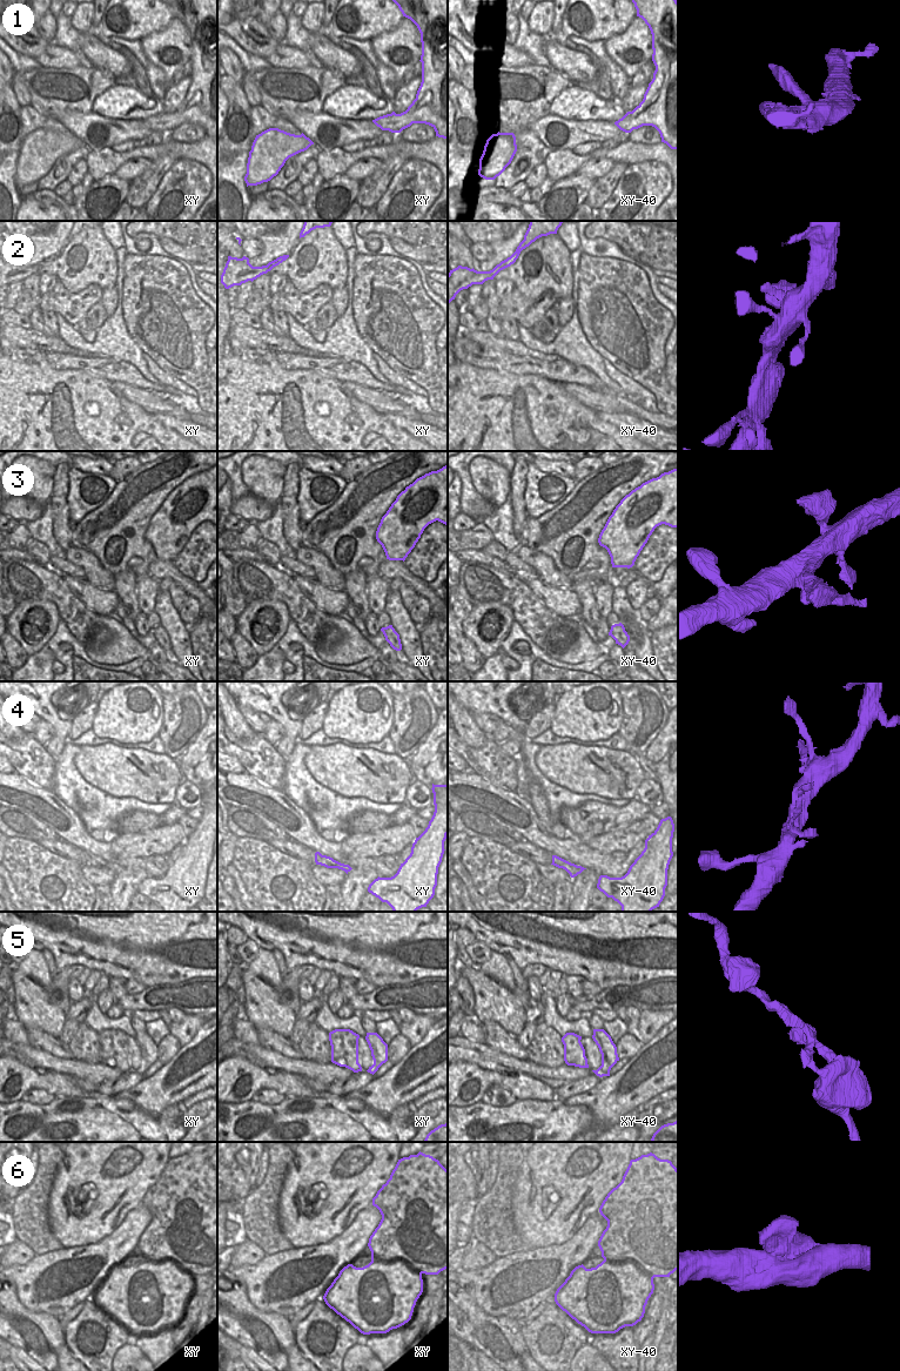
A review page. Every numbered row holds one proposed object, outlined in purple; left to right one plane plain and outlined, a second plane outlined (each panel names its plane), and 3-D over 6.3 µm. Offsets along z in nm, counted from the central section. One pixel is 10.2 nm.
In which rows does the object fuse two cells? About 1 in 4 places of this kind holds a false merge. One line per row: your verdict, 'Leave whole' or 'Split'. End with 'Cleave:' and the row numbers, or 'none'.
1: Leave whole
2: Leave whole
3: Split
4: Split
5: Leave whole
6: Leave whole
Cleave: 3, 4.

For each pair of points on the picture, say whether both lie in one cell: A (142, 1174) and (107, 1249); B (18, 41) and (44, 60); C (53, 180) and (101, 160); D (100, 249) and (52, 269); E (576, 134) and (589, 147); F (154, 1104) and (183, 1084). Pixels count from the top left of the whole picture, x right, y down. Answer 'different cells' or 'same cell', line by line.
A: different cells
B: different cells
C: different cells
D: same cell
E: different cells
F: same cell

